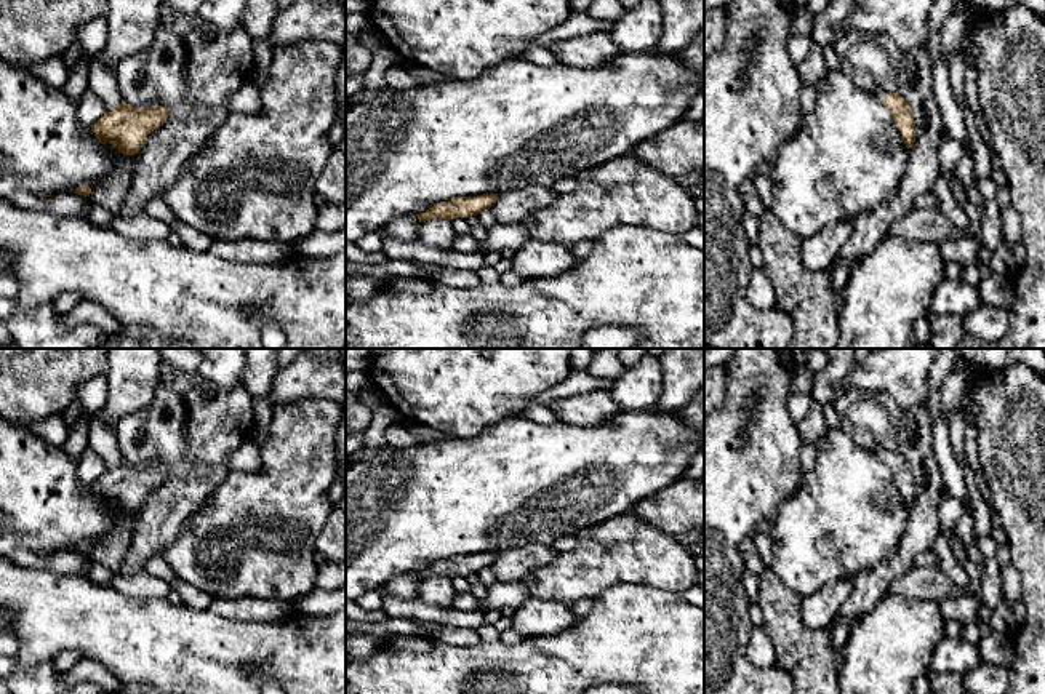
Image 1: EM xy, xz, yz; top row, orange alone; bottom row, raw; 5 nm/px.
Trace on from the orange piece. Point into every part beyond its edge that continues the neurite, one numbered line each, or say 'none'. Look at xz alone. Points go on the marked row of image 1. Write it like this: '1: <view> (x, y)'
none

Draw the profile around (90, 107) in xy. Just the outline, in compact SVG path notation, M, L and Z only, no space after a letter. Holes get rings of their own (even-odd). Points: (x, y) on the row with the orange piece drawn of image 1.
M90 88L83 93L77 104L77 120L91 128L106 114L104 101Z

